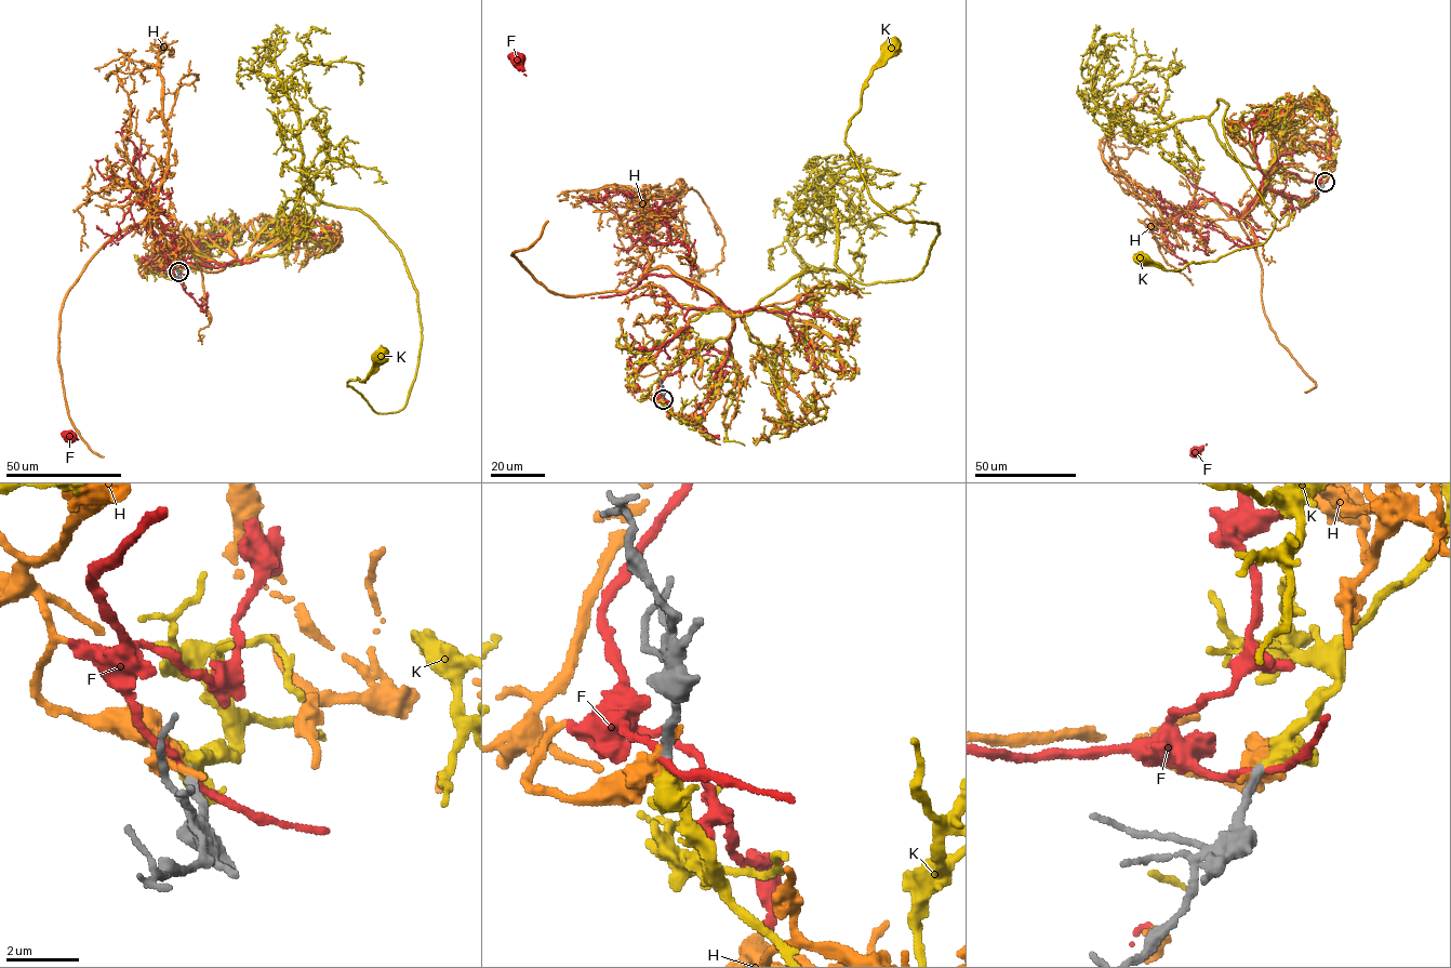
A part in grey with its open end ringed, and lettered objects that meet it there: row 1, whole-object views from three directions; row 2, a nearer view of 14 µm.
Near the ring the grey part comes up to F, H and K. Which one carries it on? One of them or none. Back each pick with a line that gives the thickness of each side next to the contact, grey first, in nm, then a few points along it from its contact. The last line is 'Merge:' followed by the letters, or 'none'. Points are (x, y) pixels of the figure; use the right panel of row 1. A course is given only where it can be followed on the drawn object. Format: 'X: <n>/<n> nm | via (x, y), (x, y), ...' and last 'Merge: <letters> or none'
K: 240/440 nm | via (1325, 182), (1321, 143), (1277, 149), (1267, 177), (1236, 160), (1217, 98), (1270, 235), (1179, 269), (1140, 260)
Merge: K

